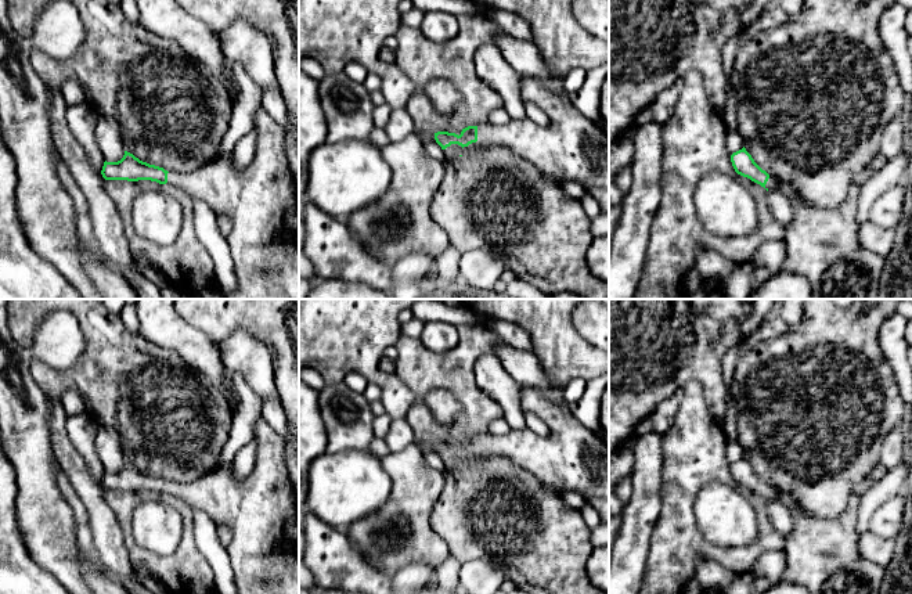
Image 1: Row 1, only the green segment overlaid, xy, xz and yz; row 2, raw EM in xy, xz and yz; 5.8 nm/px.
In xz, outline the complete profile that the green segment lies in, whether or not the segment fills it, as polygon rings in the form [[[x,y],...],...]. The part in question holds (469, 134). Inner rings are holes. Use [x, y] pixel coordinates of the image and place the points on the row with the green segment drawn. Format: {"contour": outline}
{"contour": [[[522,76],[520,94],[525,104],[538,105],[548,116],[548,126],[538,126],[527,118],[511,119],[505,126],[494,126],[490,122],[462,129],[461,134],[437,132],[436,143],[444,151],[446,159],[455,165],[461,155],[472,151],[484,151],[491,147],[505,147],[512,154],[537,166],[551,180],[577,181],[587,194],[596,199],[602,213],[609,213],[609,137],[601,126],[585,118],[569,98],[569,93],[562,89],[555,93],[547,89],[540,79]]]}

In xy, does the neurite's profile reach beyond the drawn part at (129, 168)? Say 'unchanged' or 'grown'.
grown

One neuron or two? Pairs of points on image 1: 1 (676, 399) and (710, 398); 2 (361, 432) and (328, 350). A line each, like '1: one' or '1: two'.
1: two
2: two

